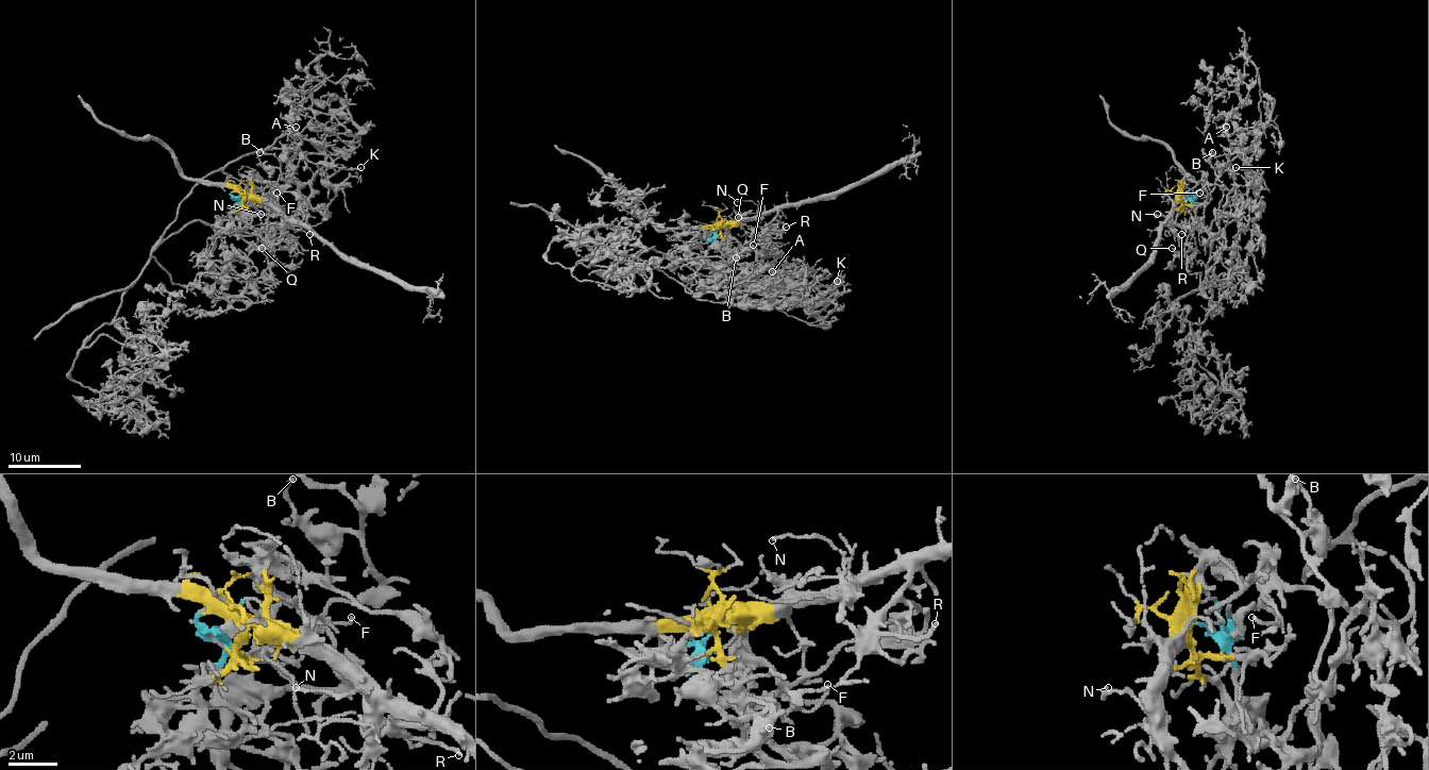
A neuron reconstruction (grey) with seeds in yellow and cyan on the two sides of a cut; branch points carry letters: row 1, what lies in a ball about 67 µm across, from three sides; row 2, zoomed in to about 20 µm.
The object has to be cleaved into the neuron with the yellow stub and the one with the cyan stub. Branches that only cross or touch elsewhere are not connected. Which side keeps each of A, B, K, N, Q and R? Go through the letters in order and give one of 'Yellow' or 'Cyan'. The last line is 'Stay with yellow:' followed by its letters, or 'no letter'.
A: Cyan
B: Cyan
K: Cyan
N: Yellow
Q: Yellow
R: Yellow
Stay with yellow: N, Q, R

